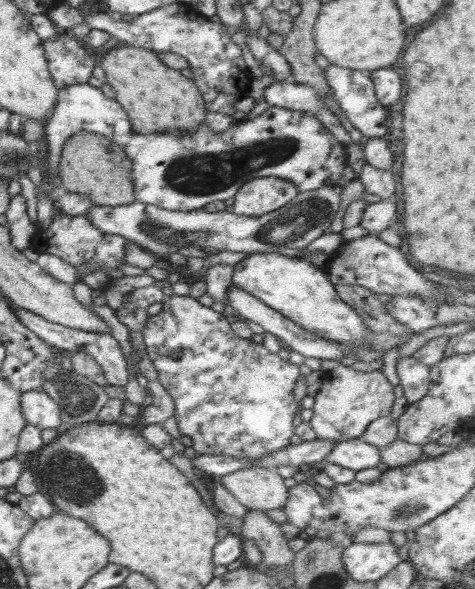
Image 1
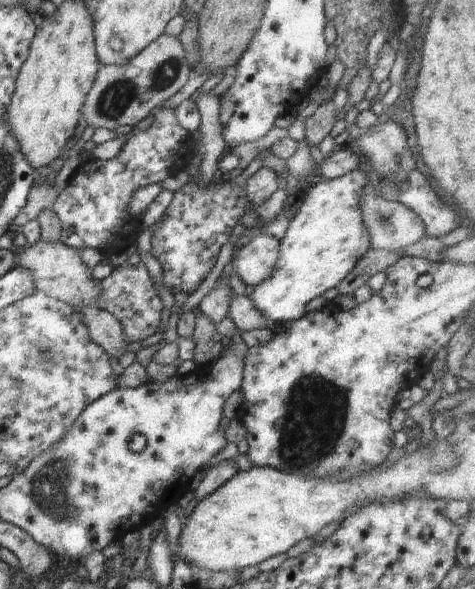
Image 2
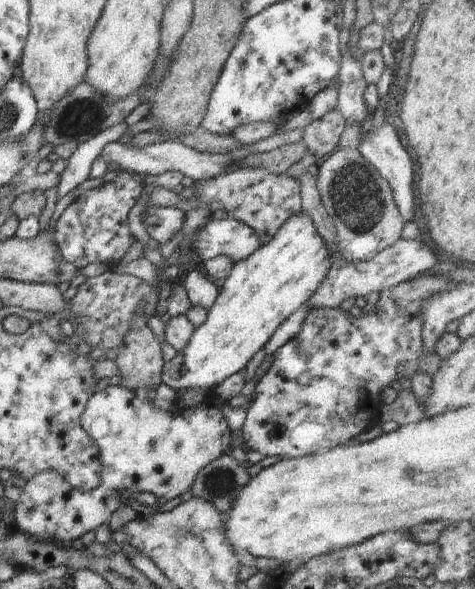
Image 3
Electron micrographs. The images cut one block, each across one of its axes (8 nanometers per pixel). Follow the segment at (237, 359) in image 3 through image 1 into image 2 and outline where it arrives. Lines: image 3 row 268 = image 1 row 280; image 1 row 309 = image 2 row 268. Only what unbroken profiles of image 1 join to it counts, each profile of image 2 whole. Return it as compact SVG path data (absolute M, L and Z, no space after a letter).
M368 168L354 170L350 174L316 183L306 192L306 196L301 200L300 210L289 222L286 236L279 240L280 250L278 250L278 262L274 266L274 274L264 282L260 282L258 286L249 288L251 290L249 298L262 312L264 318L276 323L302 318L307 313L305 307L308 302L338 286L344 277L354 270L356 262L370 250L370 236L364 228L362 212L360 212L360 196L364 192L364 186L370 184L368 176Z

